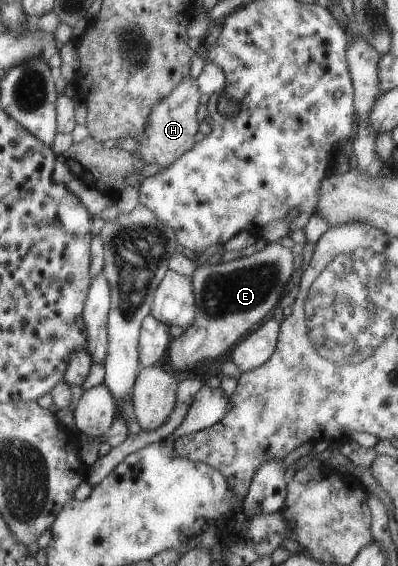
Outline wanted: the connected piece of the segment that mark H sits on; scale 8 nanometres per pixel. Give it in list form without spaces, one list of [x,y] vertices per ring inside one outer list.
[[[193,77],[183,79],[183,83],[177,85],[177,89],[173,89],[173,93],[169,97],[165,97],[165,101],[161,101],[159,105],[155,105],[157,109],[153,109],[153,115],[149,117],[149,125],[145,127],[145,131],[141,135],[137,135],[136,141],[139,142],[139,159],[143,159],[147,164],[156,163],[161,166],[169,166],[185,156],[185,153],[193,150],[197,141],[195,141],[195,133],[199,131],[199,105],[201,105],[201,91],[199,91],[199,83]]]

